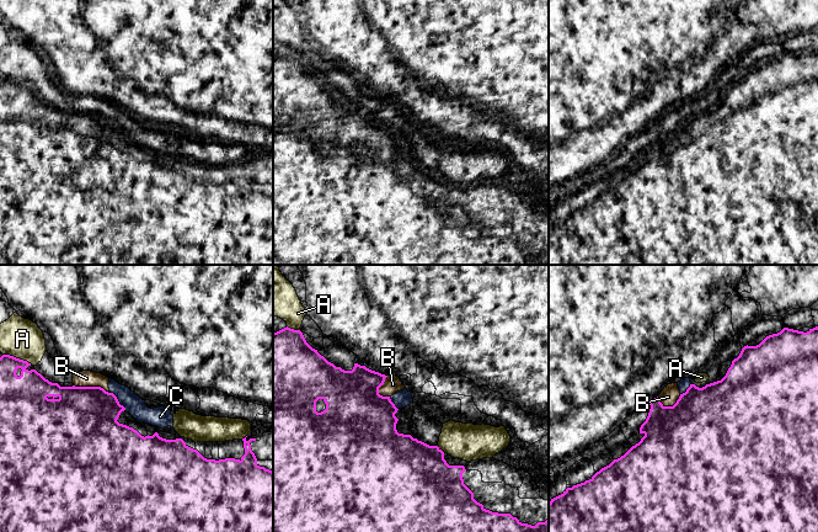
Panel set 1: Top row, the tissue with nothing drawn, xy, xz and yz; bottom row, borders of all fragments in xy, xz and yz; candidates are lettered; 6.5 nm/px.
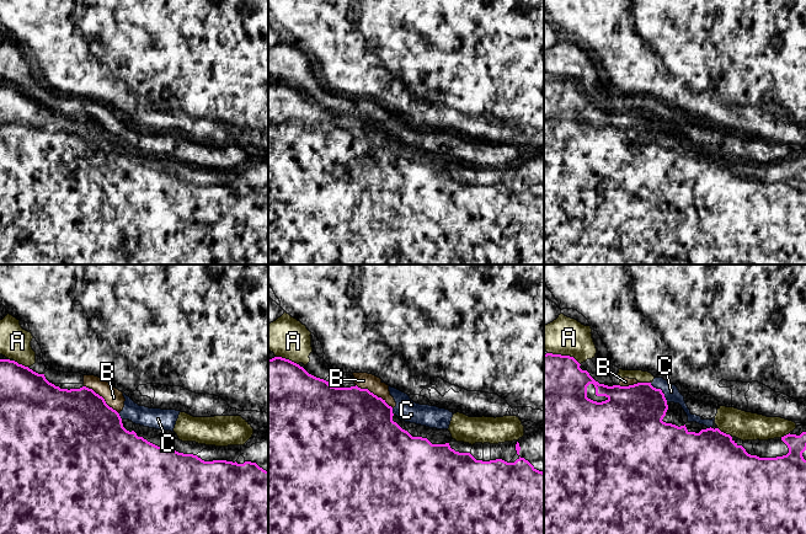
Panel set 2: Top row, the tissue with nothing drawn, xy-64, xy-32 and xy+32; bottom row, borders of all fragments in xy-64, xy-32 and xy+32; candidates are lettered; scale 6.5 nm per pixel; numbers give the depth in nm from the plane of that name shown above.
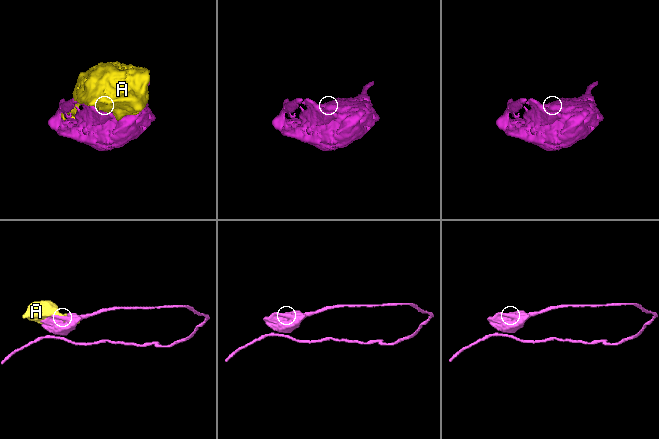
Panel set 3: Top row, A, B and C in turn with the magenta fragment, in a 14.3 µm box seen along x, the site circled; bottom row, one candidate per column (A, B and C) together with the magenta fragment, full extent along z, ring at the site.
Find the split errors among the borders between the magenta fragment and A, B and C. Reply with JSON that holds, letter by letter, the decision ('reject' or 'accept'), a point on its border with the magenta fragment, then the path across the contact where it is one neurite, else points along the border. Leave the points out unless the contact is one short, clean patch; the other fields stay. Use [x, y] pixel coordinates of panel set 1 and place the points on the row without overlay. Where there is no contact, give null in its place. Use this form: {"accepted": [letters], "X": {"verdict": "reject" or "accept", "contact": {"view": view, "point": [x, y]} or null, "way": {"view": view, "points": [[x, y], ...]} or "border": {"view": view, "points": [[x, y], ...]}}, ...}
{"accepted": [], "A": {"verdict": "reject", "contact": {"view": "xz", "point": [293, 53]}}, "B": {"verdict": "reject", "contact": {"view": "xy", "point": [92, 111]}, "border": {"view": "xy", "points": [[74, 108], [100, 110], [110, 117]]}}, "C": {"verdict": "reject", "contact": {"view": "xy", "point": [117, 124]}, "border": {"view": "xy", "points": [[111, 116], [126, 133]]}}}

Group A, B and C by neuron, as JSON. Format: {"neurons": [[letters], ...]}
{"neurons": [["A", "B", "C"]]}

